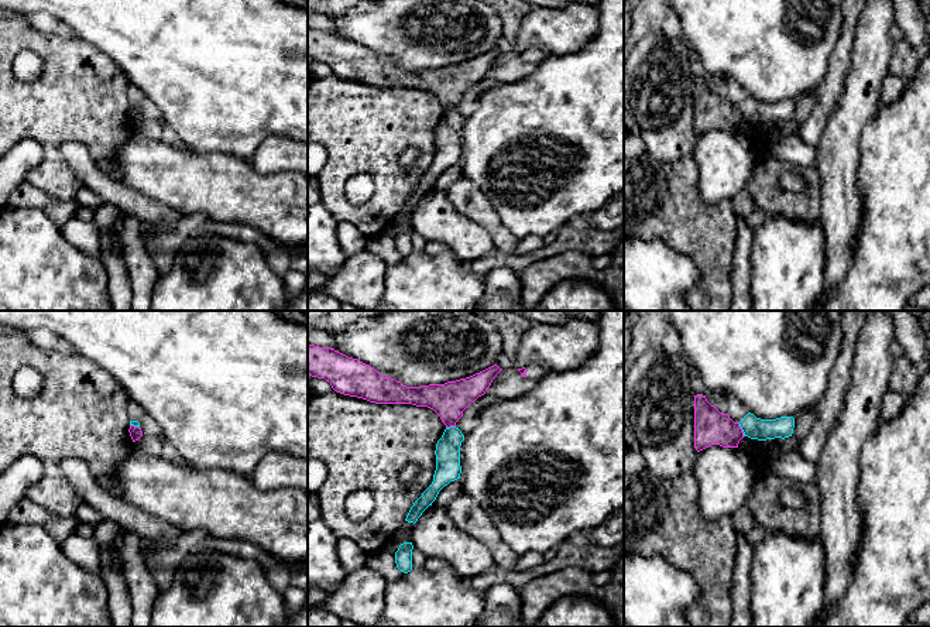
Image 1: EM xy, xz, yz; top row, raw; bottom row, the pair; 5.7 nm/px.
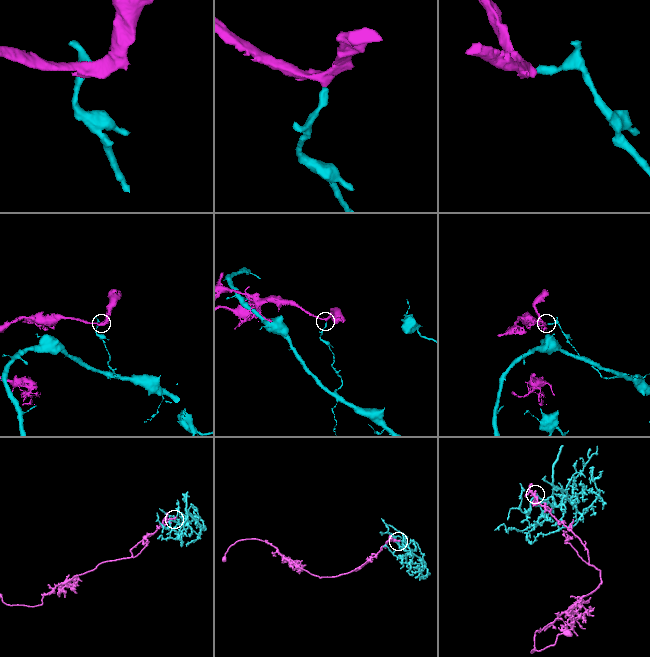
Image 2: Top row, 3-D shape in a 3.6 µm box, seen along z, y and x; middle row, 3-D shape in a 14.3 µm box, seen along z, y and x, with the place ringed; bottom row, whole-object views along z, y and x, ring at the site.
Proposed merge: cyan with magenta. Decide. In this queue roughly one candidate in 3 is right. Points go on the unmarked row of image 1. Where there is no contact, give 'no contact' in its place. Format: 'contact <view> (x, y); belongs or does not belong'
contact yz (741, 112); does not belong

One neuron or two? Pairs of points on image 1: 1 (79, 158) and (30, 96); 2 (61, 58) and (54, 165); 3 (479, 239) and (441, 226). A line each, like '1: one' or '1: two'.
1: two
2: one
3: one

